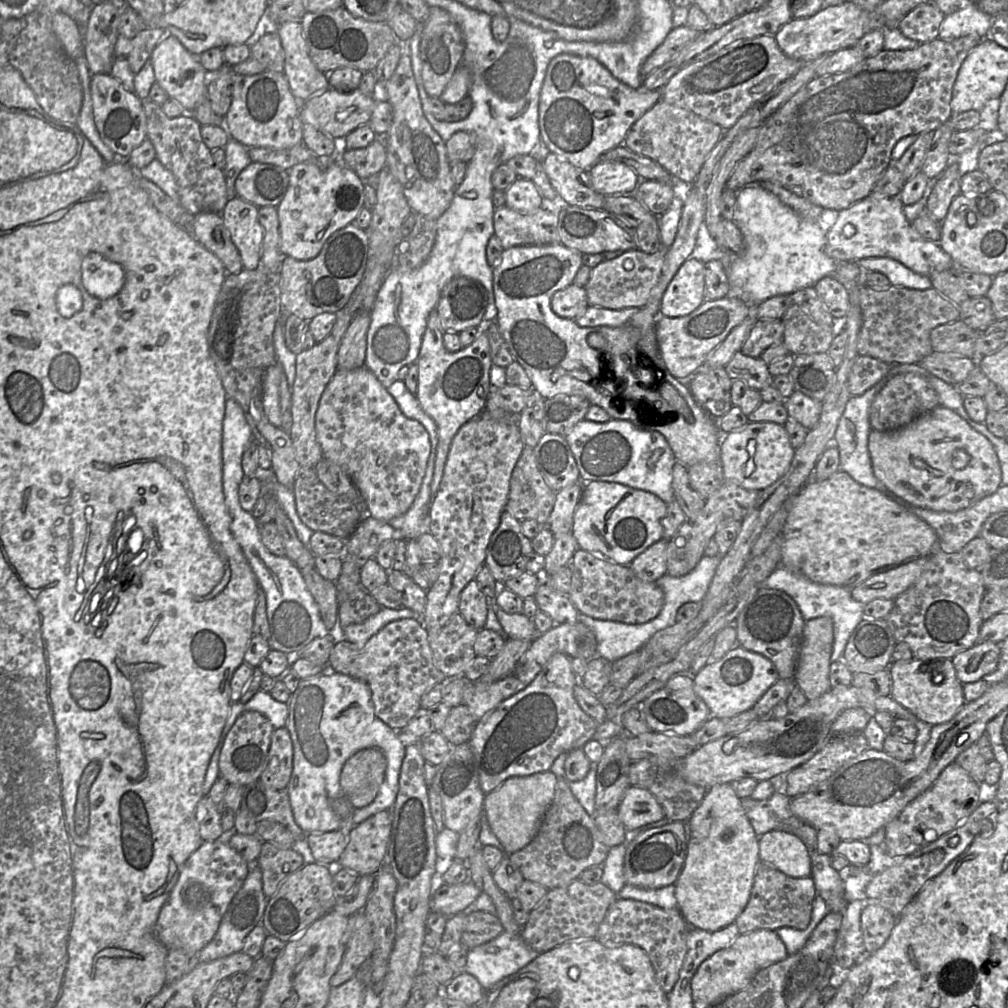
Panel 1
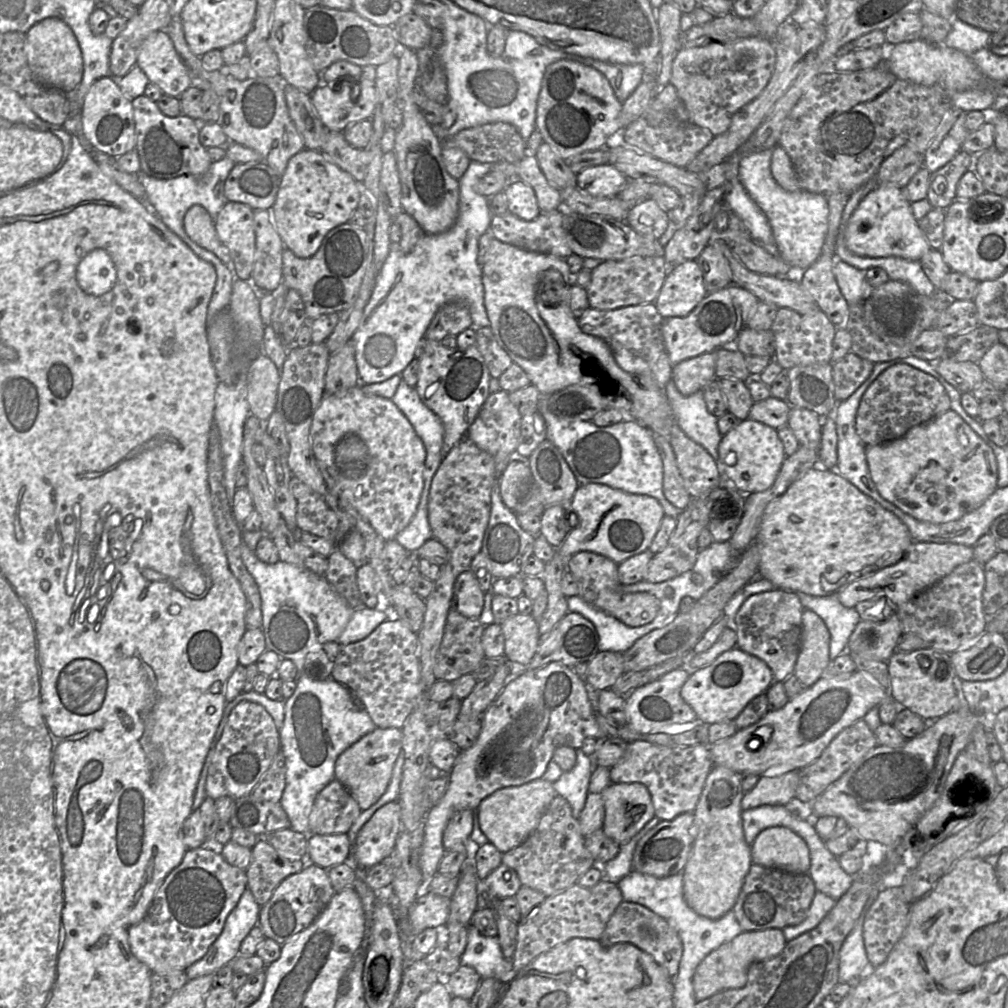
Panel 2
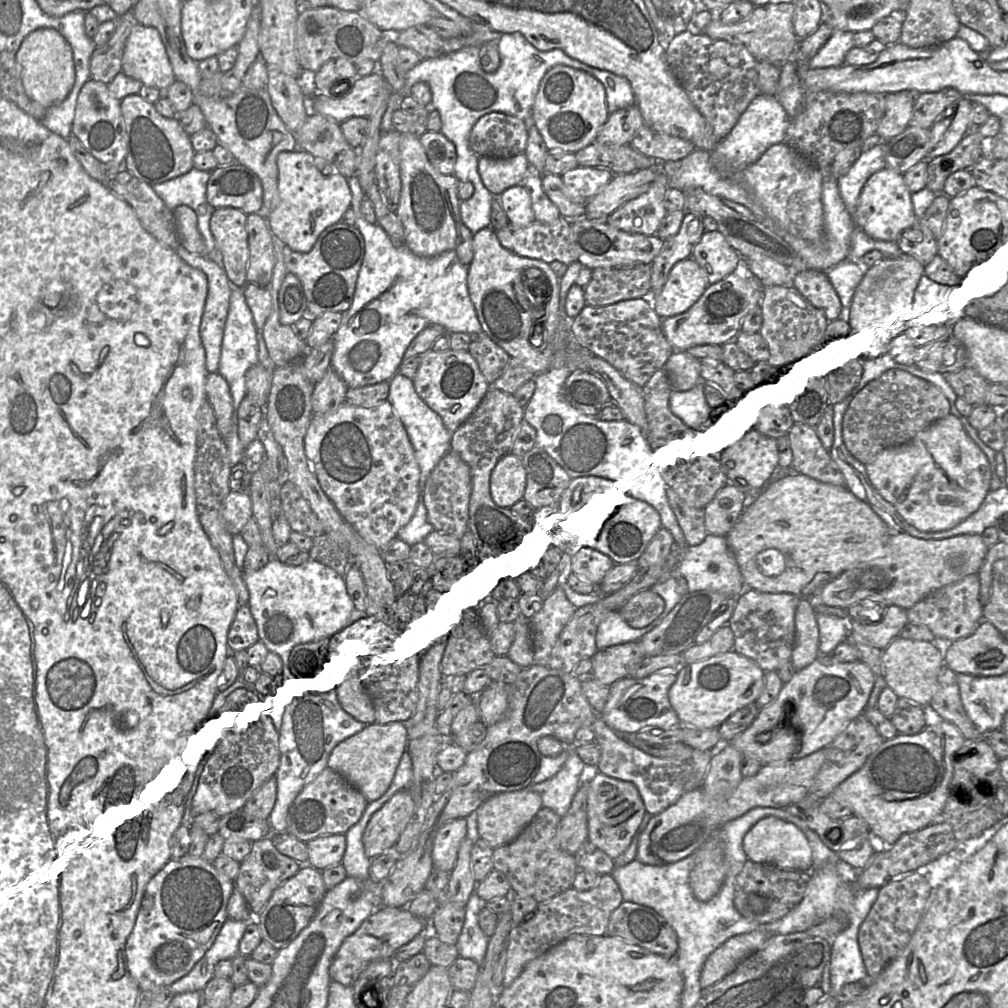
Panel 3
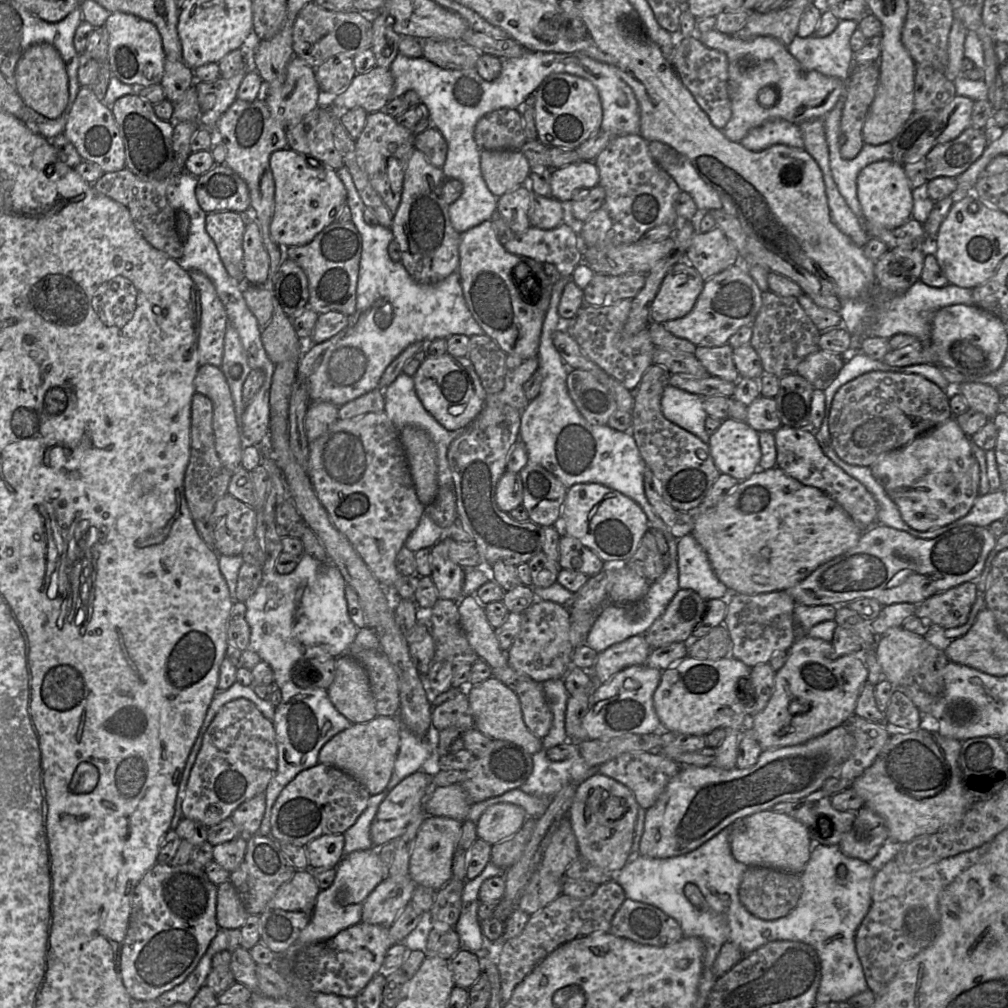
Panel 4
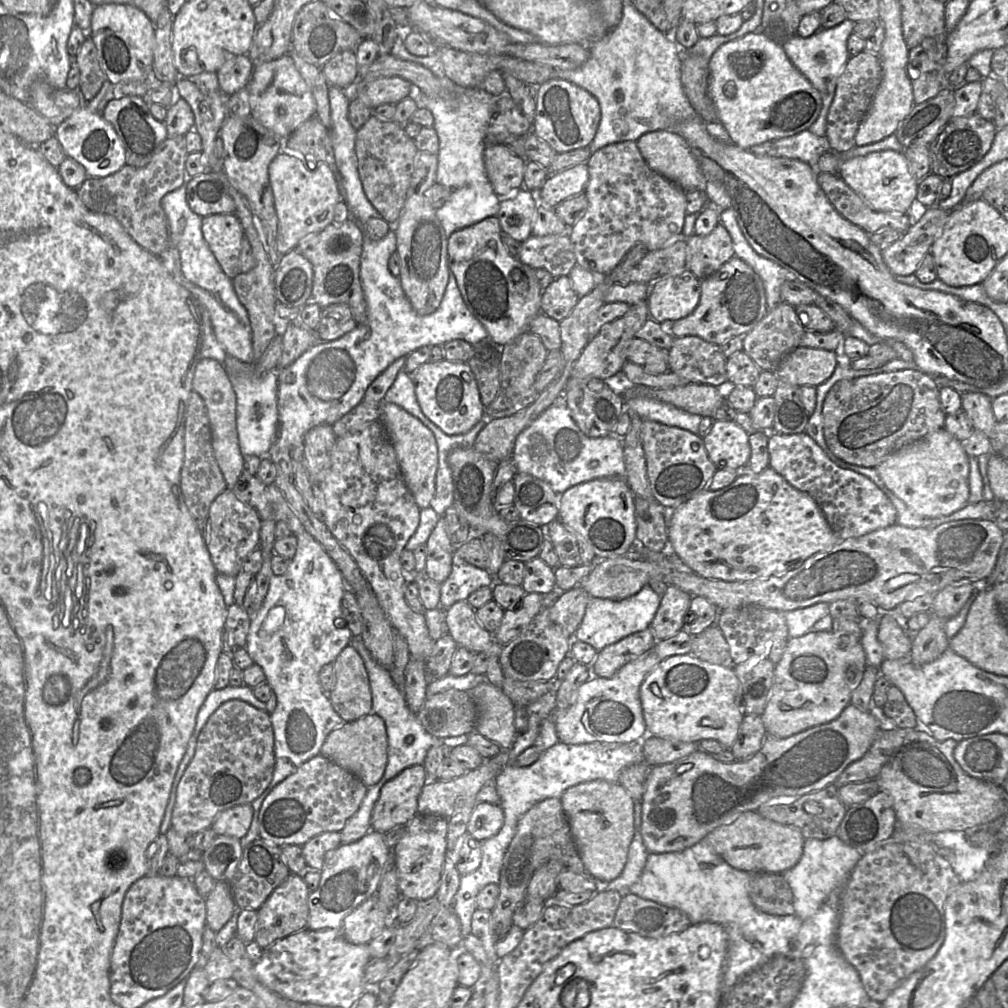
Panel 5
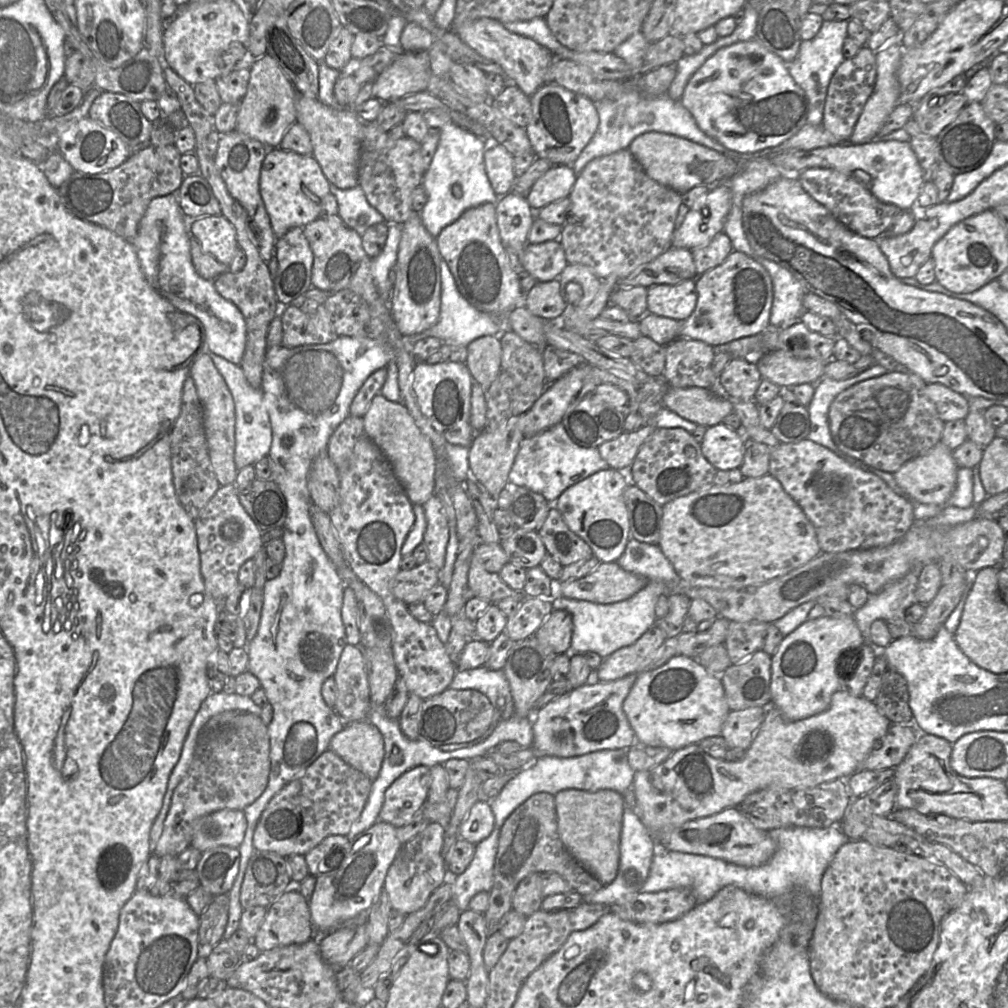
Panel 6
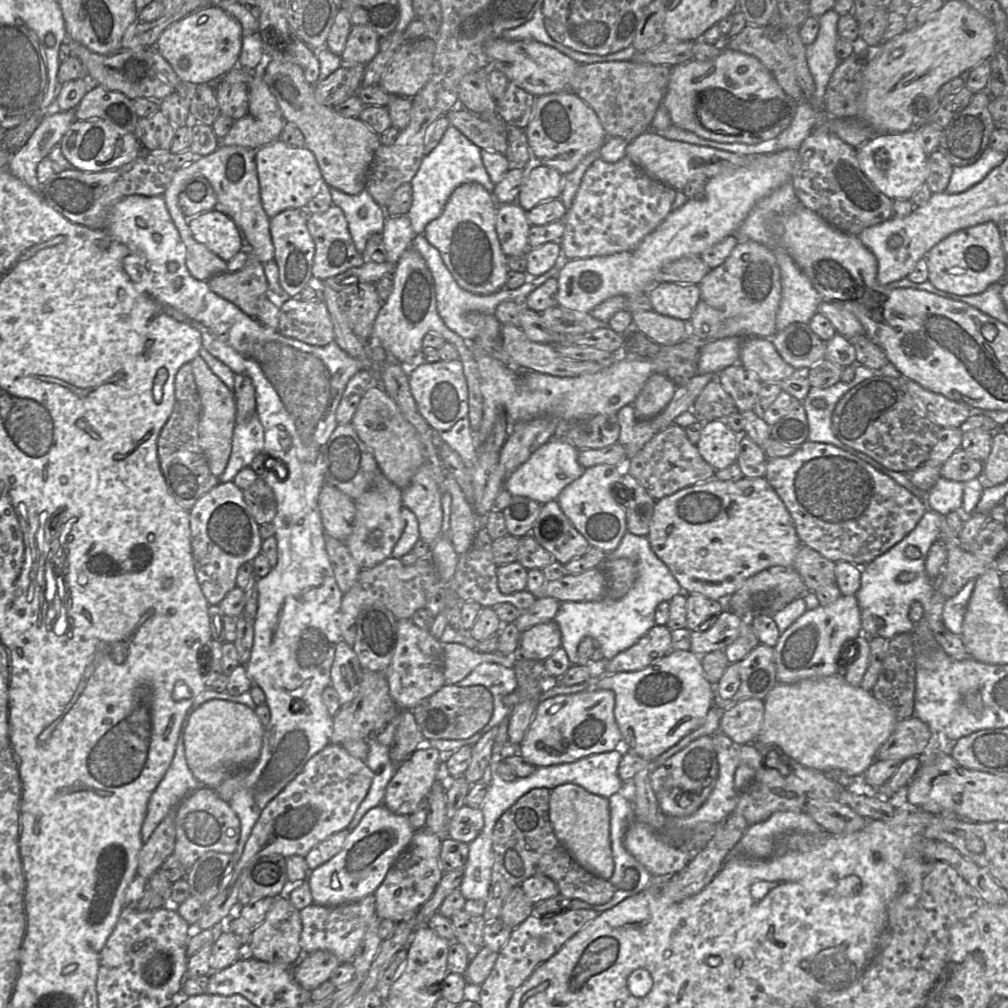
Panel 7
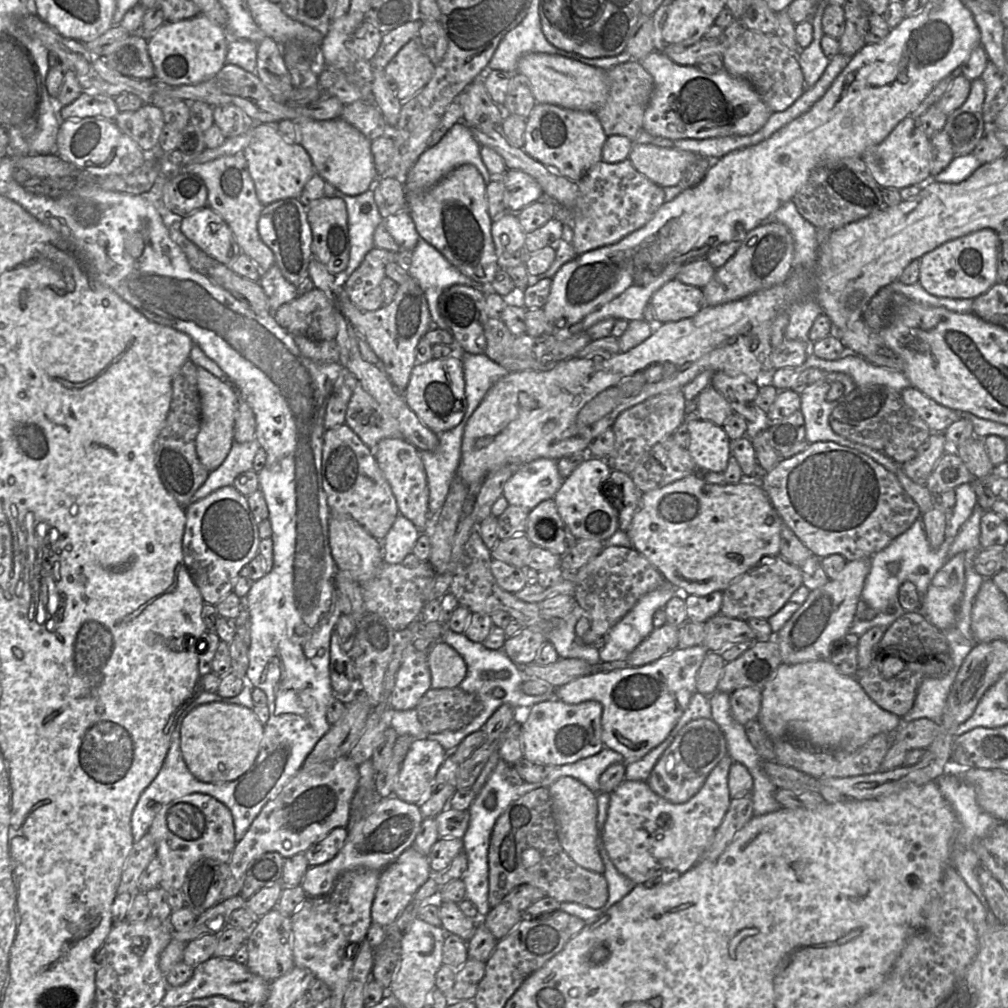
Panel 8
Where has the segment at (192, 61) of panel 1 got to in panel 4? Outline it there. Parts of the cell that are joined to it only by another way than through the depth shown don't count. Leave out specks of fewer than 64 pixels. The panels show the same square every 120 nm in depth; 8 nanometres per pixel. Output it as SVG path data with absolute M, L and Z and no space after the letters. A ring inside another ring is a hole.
M123 12L111 13L104 26L109 33L108 58L112 75L129 85L146 87L161 84L166 56L157 27L149 21Z

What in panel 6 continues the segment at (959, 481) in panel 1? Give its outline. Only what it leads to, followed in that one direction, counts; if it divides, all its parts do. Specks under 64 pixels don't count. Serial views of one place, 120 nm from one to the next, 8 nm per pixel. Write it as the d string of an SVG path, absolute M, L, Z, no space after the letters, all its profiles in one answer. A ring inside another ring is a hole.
M939 441L928 452L907 461L893 474L897 485L919 503L944 506L955 489L959 469L952 452Z

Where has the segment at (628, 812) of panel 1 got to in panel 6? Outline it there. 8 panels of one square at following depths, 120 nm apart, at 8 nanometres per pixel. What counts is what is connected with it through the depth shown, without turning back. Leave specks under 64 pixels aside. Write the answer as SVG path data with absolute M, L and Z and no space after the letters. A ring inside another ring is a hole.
M568 789L555 796L555 810L560 839L575 858L602 885L611 883L618 872L620 834L625 802L622 794L613 790L586 792Z

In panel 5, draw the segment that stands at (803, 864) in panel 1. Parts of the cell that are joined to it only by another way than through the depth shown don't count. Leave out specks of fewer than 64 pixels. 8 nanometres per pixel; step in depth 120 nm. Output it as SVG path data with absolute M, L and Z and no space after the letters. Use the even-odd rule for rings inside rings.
M757 811L741 813L730 823L711 831L704 839L733 868L772 873L782 873L794 867L803 854L805 840L797 827L771 821Z

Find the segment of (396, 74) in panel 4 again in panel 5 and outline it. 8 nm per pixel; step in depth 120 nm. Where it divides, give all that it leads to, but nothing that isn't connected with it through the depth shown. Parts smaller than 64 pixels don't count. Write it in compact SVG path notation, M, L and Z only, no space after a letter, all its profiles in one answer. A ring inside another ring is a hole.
M401 29L390 53L402 60L423 65L441 79L445 88L444 94L438 97L429 97L420 93L415 93L411 97L418 101L418 107L429 109L434 117L433 128L439 139L436 183L451 191L445 204L436 209L436 216L446 235L450 236L459 229L498 214L501 198L494 192L487 176L483 154L486 148L486 128L499 97L488 93L482 87L465 88L455 84L445 75L437 53L416 56L408 52L403 43L403 32Z

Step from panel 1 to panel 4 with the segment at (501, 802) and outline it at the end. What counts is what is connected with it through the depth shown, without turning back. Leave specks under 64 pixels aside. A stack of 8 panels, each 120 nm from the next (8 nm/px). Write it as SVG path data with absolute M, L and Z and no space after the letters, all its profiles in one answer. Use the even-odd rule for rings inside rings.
M511 803L490 805L476 823L476 835L495 845L516 834L527 818L525 810Z

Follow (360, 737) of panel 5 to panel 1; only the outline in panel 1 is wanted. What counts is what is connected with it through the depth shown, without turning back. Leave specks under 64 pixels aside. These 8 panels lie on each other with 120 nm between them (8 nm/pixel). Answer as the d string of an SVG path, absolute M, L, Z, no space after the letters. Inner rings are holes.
M378 748L359 750L346 760L340 774L340 786L355 809L373 802L384 781L386 769L386 757Z

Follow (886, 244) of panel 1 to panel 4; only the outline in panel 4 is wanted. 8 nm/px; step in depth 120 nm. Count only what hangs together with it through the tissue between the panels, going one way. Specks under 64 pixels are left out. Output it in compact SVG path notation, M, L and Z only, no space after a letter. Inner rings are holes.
M893 160L873 162L859 172L857 197L866 224L892 229L901 226L912 217L913 189L904 167Z

